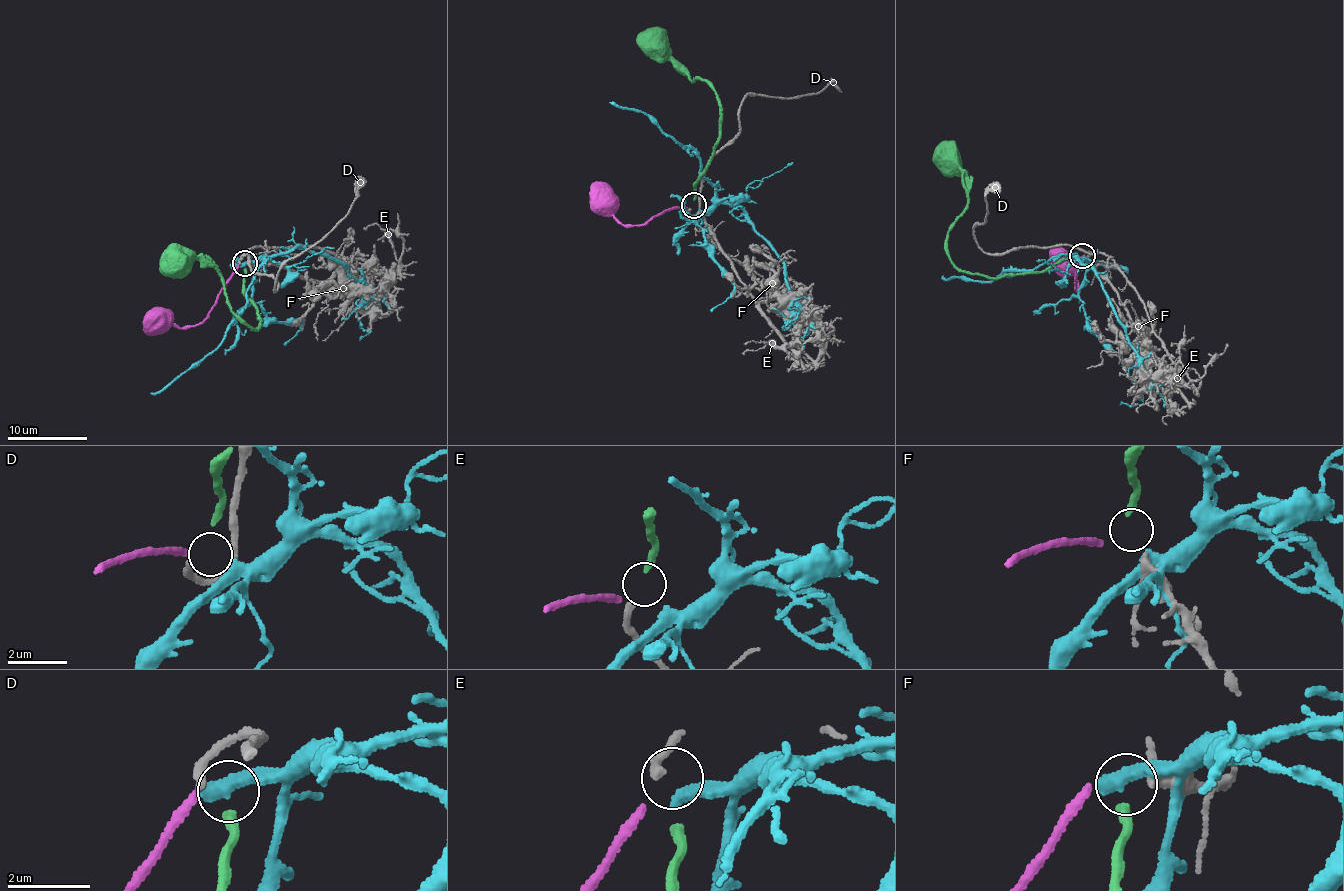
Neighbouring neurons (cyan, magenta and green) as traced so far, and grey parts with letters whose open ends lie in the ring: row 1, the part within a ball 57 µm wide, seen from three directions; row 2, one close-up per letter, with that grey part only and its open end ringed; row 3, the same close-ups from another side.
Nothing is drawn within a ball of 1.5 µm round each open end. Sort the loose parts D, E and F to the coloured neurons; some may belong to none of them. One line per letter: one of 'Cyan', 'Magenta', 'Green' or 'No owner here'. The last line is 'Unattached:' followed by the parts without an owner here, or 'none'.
D: Cyan
E: No owner here
F: Green
Unattached: E

